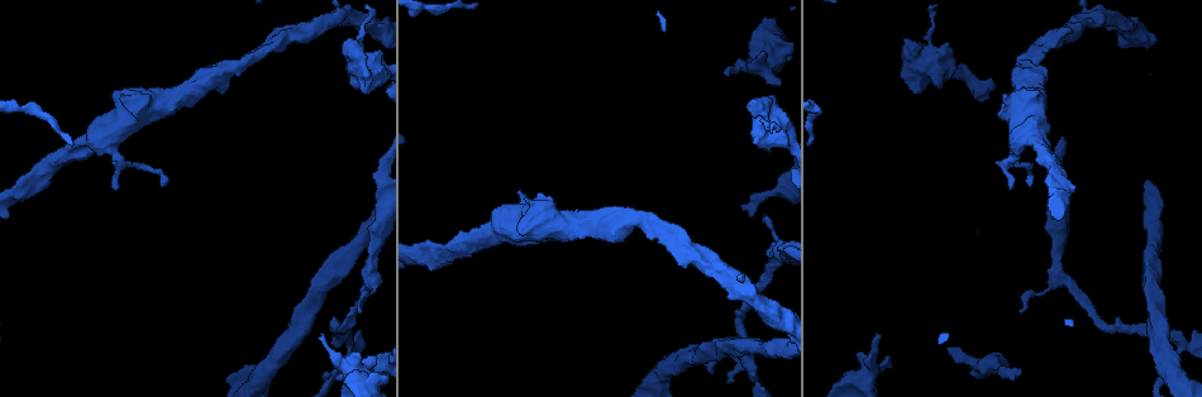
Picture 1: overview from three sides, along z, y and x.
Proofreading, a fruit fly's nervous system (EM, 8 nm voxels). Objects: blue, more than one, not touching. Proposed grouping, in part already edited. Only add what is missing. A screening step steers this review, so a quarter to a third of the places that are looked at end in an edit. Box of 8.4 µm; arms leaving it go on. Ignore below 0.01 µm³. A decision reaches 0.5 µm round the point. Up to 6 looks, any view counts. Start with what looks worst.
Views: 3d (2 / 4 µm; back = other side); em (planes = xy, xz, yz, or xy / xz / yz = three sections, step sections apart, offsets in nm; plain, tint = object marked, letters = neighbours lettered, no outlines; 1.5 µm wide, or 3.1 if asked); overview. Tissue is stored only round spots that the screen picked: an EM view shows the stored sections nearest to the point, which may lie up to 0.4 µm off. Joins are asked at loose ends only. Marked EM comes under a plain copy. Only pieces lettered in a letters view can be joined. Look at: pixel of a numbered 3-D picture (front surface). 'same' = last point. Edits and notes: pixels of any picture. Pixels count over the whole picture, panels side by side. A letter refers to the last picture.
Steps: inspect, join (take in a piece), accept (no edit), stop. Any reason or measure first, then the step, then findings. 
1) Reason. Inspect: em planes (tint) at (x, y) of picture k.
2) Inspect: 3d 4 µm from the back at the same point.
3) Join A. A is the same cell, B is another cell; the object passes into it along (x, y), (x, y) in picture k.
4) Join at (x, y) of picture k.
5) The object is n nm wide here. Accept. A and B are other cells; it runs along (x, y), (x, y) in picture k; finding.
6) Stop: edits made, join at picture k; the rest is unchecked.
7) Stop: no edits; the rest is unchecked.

Branch stops here. Inspect: em planes (letters) at (728, 75) of picture 1.

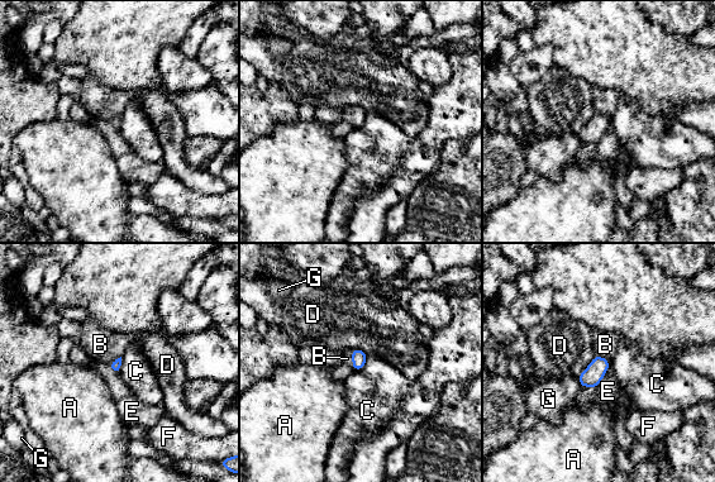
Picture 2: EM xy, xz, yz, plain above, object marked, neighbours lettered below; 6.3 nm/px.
The longest contact is with D, 180 nm. Join B. B is the same cell, A, C, D, E, F and G are other cells; the object passes into it along (360, 357), (353, 358), (347, 358) in picture 2; it goes on there.

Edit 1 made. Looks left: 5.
An open end. Inspect: 3d 4 µm at (744, 210) of picture 1.

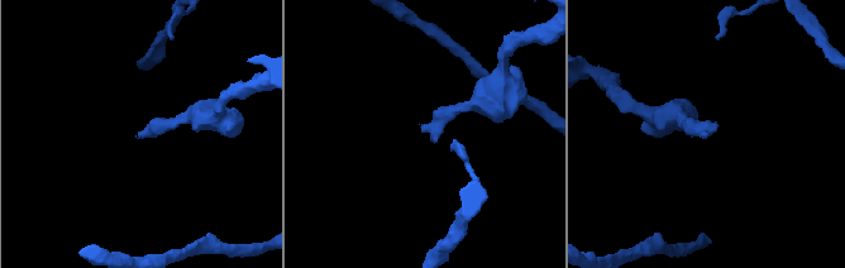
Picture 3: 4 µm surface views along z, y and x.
Inspect: em planes (letters) at (705, 136) of picture 3.

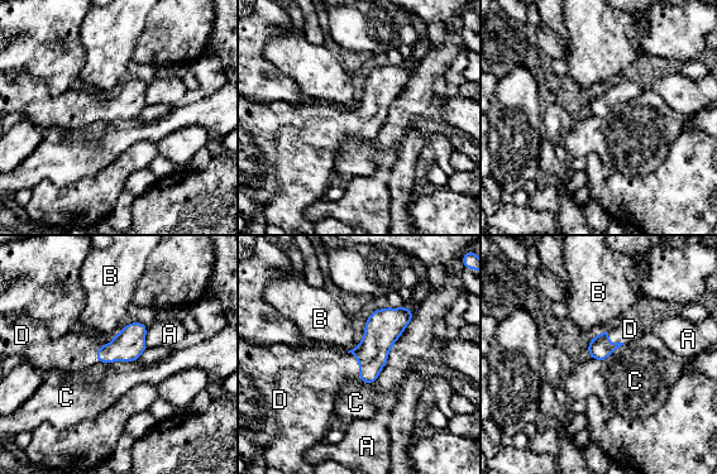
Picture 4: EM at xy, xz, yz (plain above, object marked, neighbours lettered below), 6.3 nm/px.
The longest contact is with A, 500 nm. Join D. D is the same cell, A, B and C are other cells; the object passes into it along (379, 335), (361, 367), (323, 372) in picture 4; it goes on there.

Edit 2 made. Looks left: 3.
Redraw. Inspect: overview.

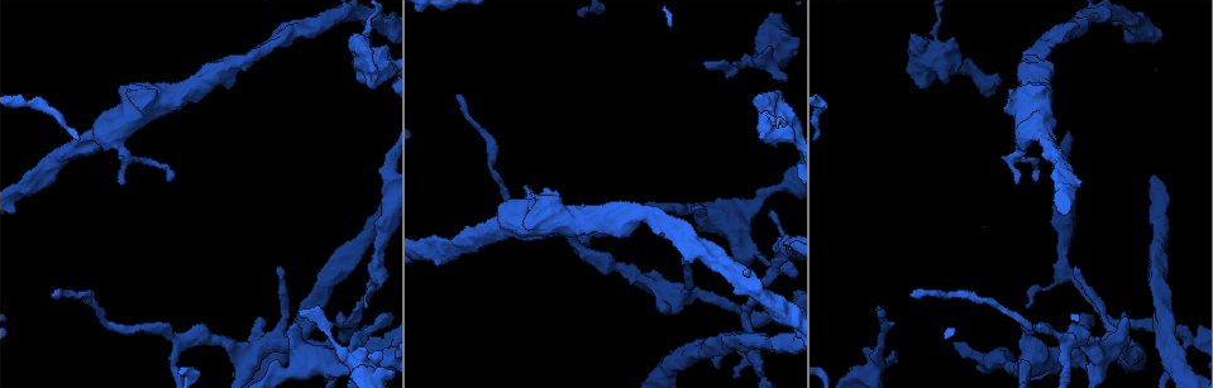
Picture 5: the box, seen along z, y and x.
Branch stops here. Inspect: 3d 2 µm at (906, 70) of picture 5.

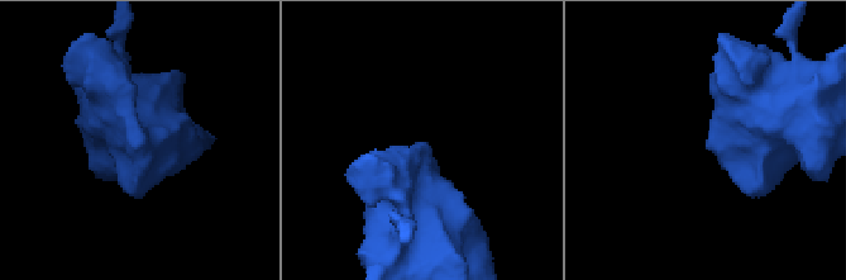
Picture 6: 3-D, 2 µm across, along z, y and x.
Inspect: em planes (letters) at (423, 142) of picture 6.

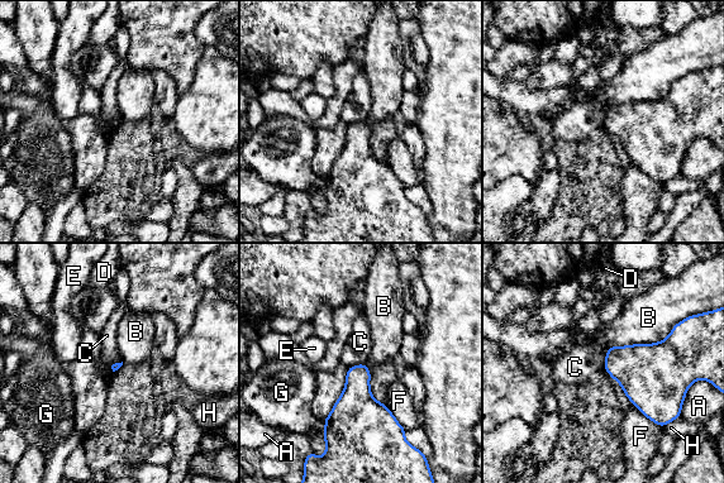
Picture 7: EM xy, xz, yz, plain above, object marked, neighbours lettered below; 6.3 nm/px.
Accept. A, B, C, D, E, F, G and H are other cells; a border runs along (365, 363), (348, 368) in picture 7; none of them fits.

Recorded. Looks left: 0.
Stop: edits made, join at picture 2, join at picture 4; the rest is unchecked.

